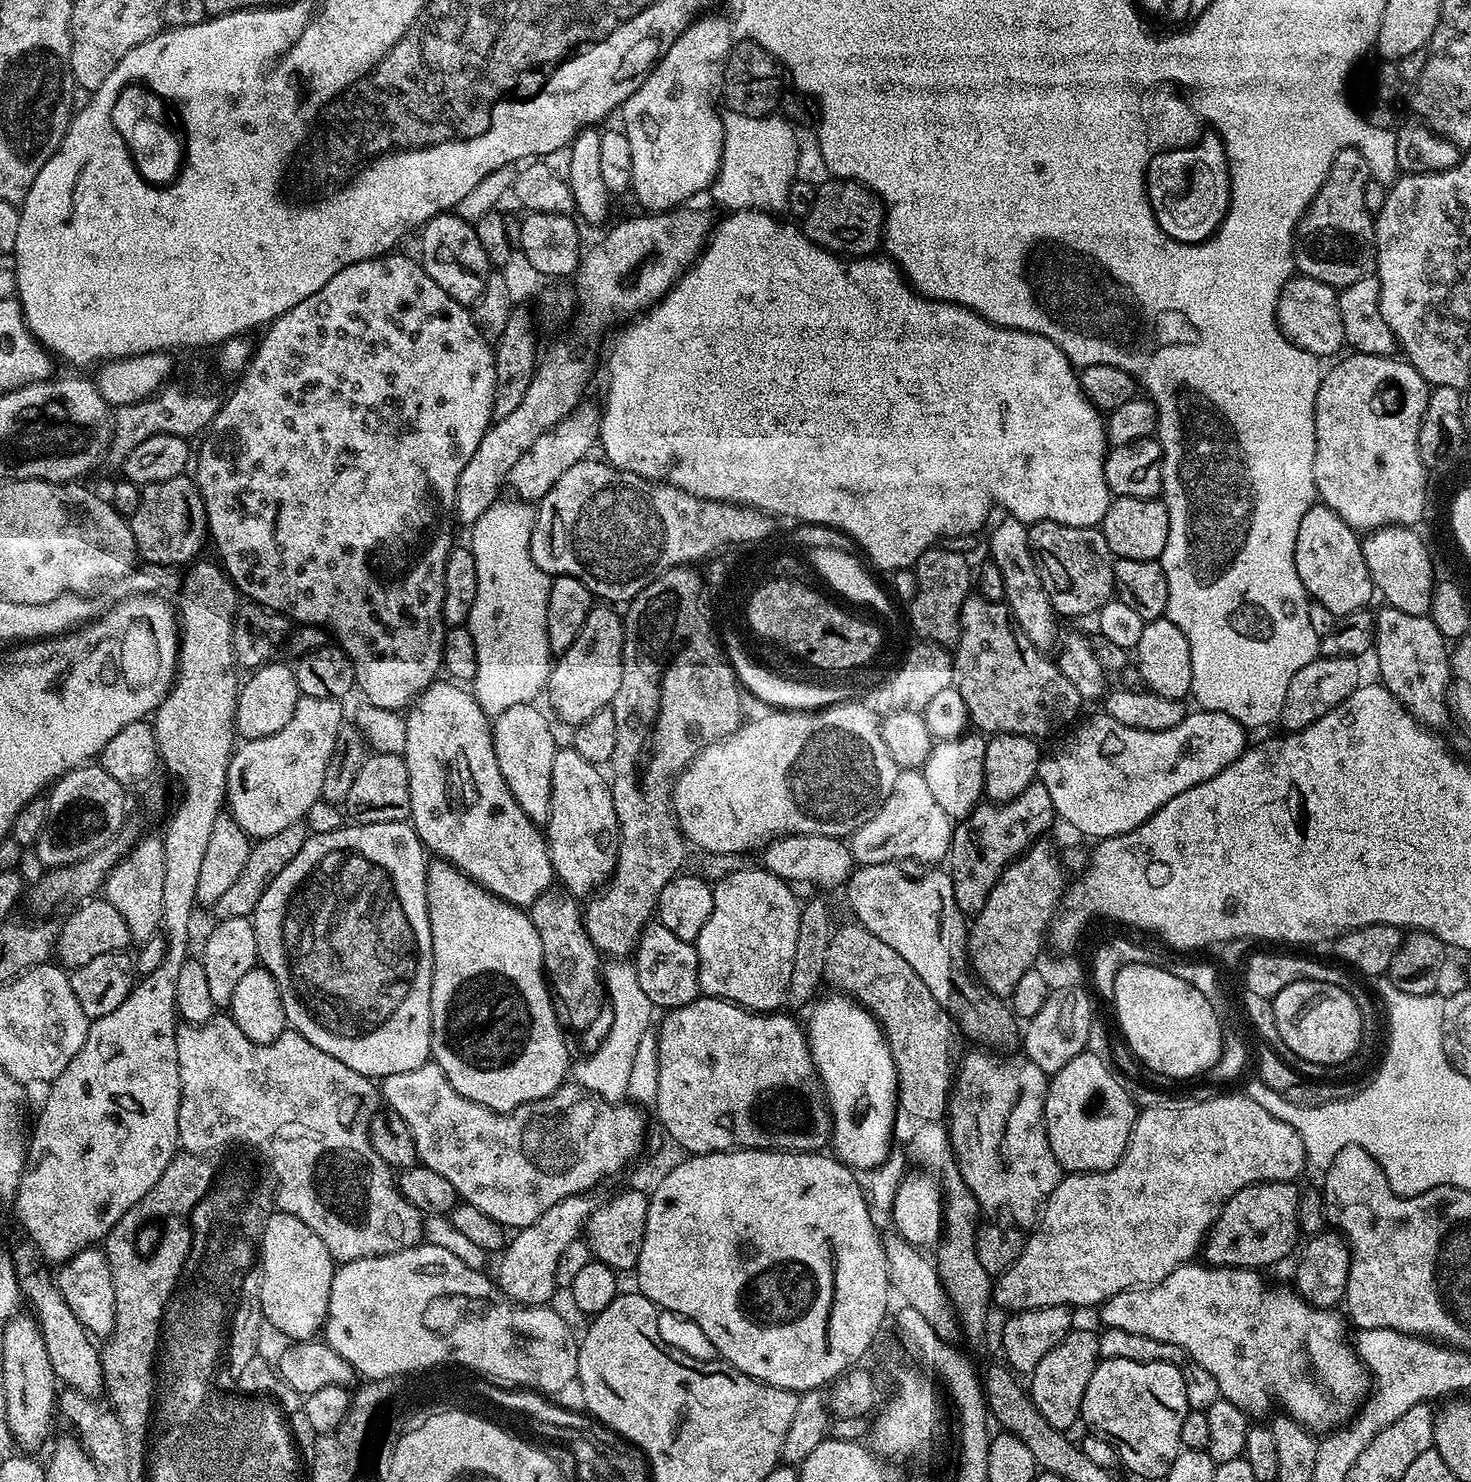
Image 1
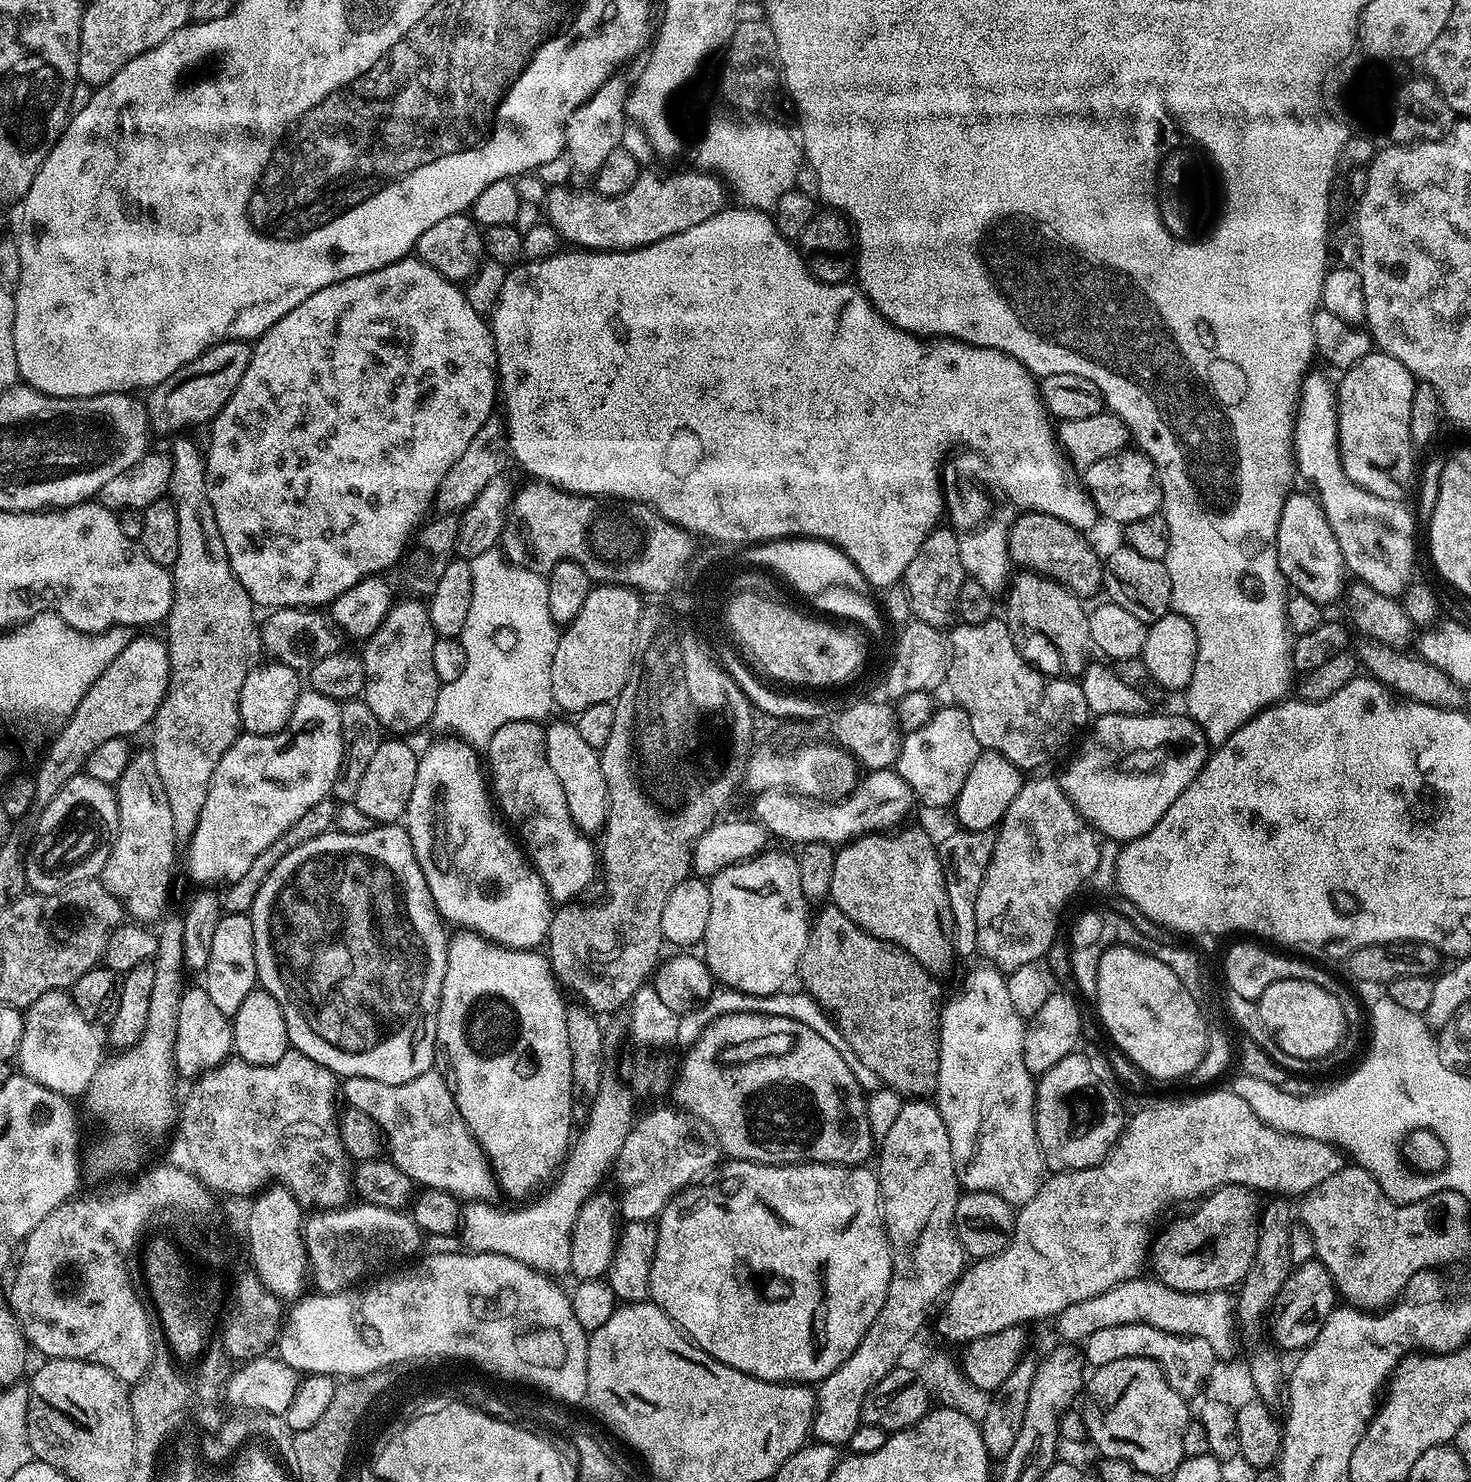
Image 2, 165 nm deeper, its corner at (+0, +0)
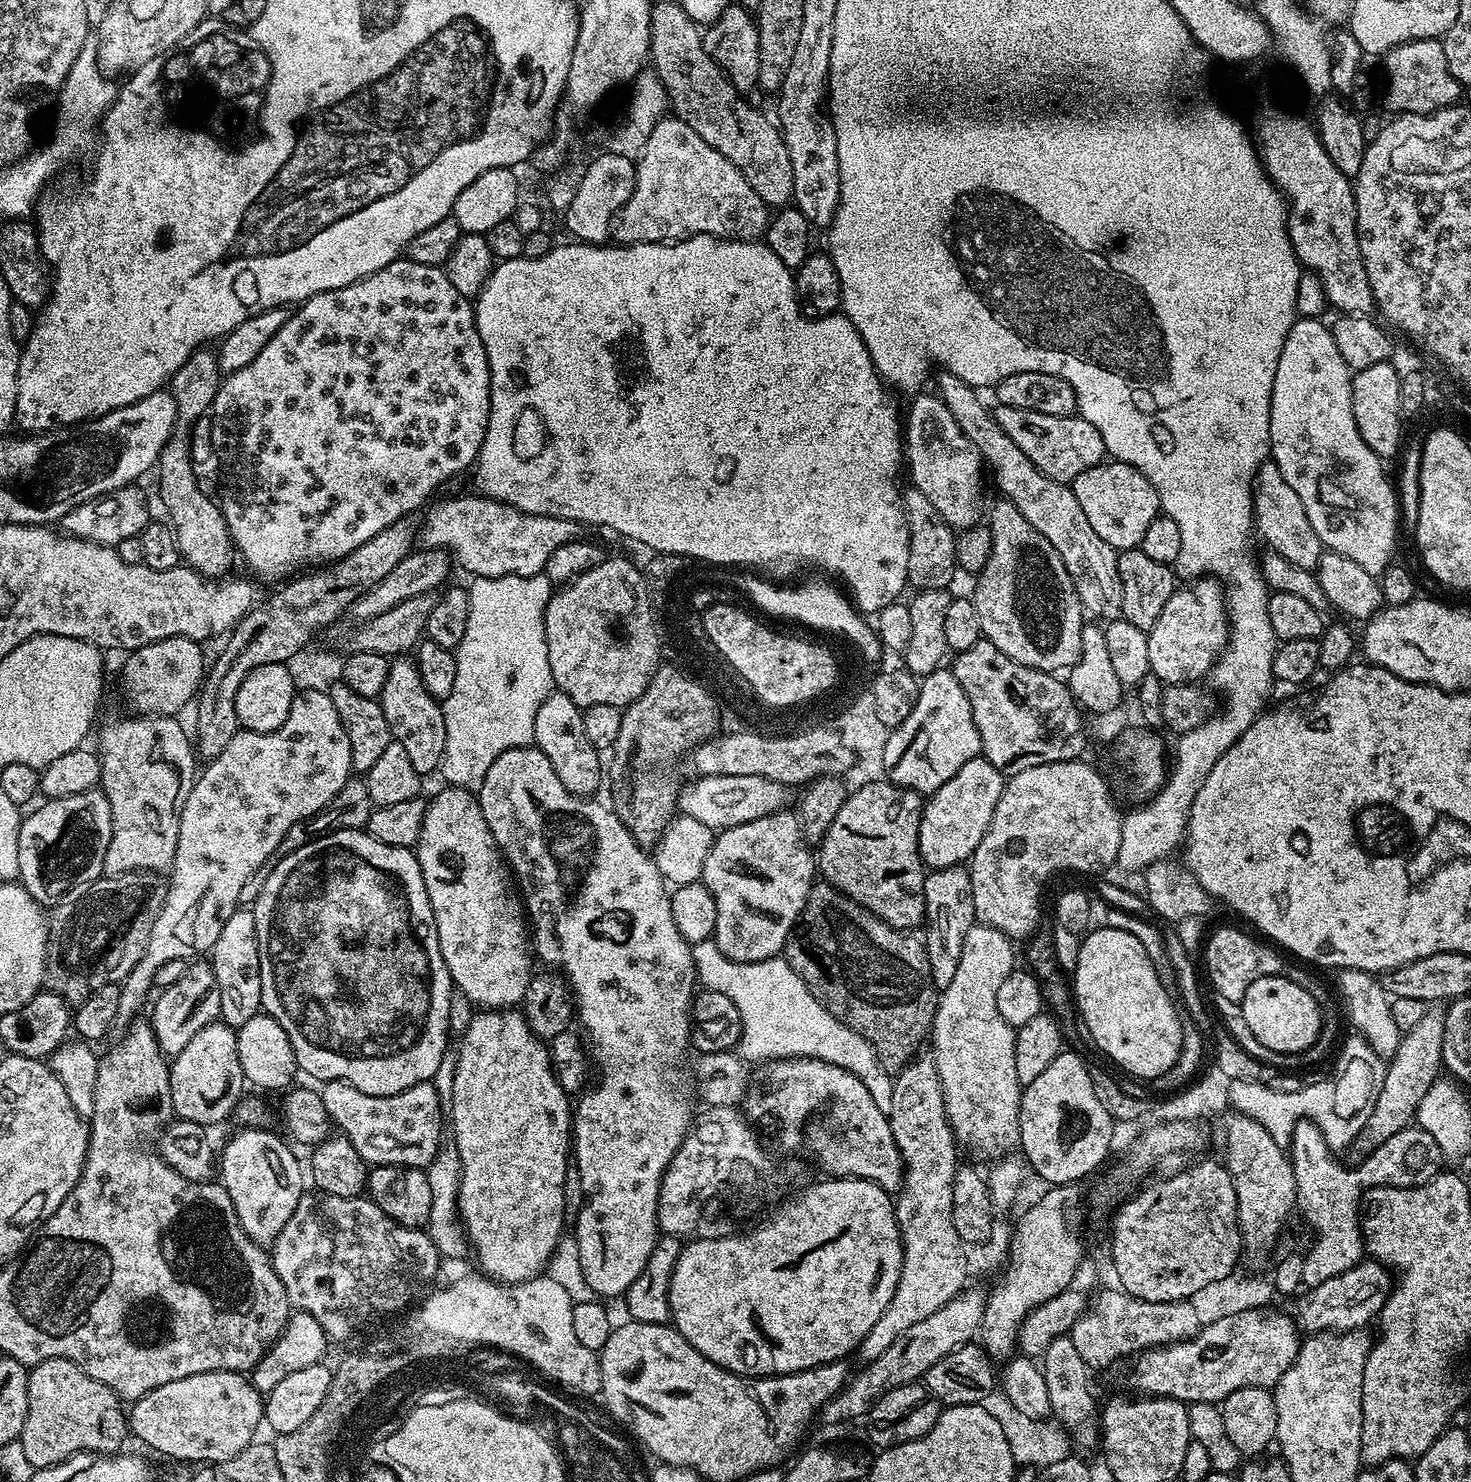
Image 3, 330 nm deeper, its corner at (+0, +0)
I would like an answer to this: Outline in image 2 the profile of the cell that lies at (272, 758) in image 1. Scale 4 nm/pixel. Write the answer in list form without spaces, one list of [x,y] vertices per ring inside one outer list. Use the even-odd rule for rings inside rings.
[[[304,690],[294,706],[294,714],[290,714],[290,722],[282,731],[269,736],[241,734],[236,737],[230,750],[222,754],[218,766],[214,766],[206,806],[202,806],[198,826],[186,844],[188,876],[194,883],[202,884],[198,886],[227,886],[238,882],[254,858],[258,858],[274,838],[282,838],[282,834],[286,834],[286,830],[290,830],[290,826],[294,826],[310,806],[329,799],[335,780],[344,767],[345,743],[340,709],[341,705],[326,694]]]

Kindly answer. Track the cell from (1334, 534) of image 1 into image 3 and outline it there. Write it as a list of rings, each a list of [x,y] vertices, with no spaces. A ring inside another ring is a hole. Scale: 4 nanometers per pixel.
[[[1265,462],[1256,471],[1256,479],[1252,489],[1252,519],[1255,531],[1268,543],[1271,551],[1282,554],[1294,566],[1315,570],[1320,564],[1322,545],[1318,534],[1314,534],[1314,526],[1310,526],[1310,518],[1306,518],[1306,506],[1302,506],[1302,498],[1294,494],[1282,478],[1282,470],[1274,462]]]

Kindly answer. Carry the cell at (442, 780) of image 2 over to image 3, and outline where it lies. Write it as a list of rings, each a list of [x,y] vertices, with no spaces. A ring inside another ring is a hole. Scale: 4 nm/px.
[[[453,786],[441,789],[436,797],[428,800],[420,842],[414,851],[424,875],[430,906],[434,910],[442,958],[459,995],[484,1010],[508,1010],[523,1001],[528,983],[534,979],[534,956],[530,951],[530,928],[526,923],[526,912],[510,879],[506,861],[494,842],[494,834],[490,834],[490,826],[486,826],[477,793]]]

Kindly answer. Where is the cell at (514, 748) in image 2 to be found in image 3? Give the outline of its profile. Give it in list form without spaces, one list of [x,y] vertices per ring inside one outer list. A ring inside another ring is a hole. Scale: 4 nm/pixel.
[[[535,746],[527,748],[511,748],[506,754],[498,754],[494,758],[494,766],[486,770],[482,786],[478,790],[480,809],[486,818],[486,826],[490,826],[490,834],[494,834],[494,842],[504,857],[519,891],[522,893],[522,904],[526,909],[527,919],[530,921],[530,936],[534,941],[534,952],[548,964],[556,968],[564,968],[567,983],[574,989],[574,1012],[580,1018],[580,1024],[592,1035],[592,1052],[602,1067],[608,1068],[597,1088],[592,1088],[580,1101],[575,1101],[572,1114],[572,1139],[574,1145],[574,1172],[580,1175],[580,1188],[588,1197],[576,1216],[574,1235],[578,1246],[578,1258],[582,1266],[582,1274],[586,1274],[586,1282],[596,1291],[597,1297],[623,1297],[628,1287],[642,1274],[642,1266],[650,1258],[658,1239],[658,1225],[656,1211],[658,1210],[658,1194],[664,1171],[674,1158],[678,1146],[682,1146],[688,1129],[694,1123],[694,1111],[684,1088],[676,1084],[680,1080],[680,1072],[676,1067],[684,1056],[684,1051],[690,1048],[688,1035],[693,1035],[692,997],[698,991],[696,967],[692,957],[692,945],[688,944],[682,934],[678,934],[678,926],[674,926],[672,913],[672,897],[666,887],[666,881],[656,869],[655,859],[643,852],[641,841],[633,838],[630,830],[620,821],[611,807],[603,808],[592,798],[572,796],[566,786],[562,786],[558,774],[554,774],[554,766],[550,766],[550,758],[542,754],[542,750]]]

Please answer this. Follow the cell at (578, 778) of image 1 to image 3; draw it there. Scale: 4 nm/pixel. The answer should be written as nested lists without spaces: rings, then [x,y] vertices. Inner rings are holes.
[[[556,690],[547,696],[534,718],[535,747],[550,758],[550,766],[554,766],[554,774],[558,774],[562,786],[570,790],[572,796],[585,798],[595,797],[600,788],[600,760],[601,753],[590,746],[586,738],[586,730],[582,726],[582,709],[574,703],[565,692]]]

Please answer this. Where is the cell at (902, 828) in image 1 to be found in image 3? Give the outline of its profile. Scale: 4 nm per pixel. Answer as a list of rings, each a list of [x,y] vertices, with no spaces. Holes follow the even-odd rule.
[[[701,775],[692,789],[682,796],[683,815],[702,822],[702,826],[710,826],[714,830],[723,830],[742,826],[746,822],[754,822],[758,818],[772,816],[781,811],[788,800],[790,788],[770,778],[705,776]]]

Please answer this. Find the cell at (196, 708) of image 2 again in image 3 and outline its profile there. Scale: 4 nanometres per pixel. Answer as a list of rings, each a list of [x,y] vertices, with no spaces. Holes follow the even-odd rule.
[[[201,346],[175,372],[170,381],[170,391],[176,406],[176,425],[172,436],[160,452],[160,500],[168,507],[167,519],[176,532],[178,550],[183,563],[205,578],[224,578],[229,575],[234,560],[232,536],[220,513],[220,505],[204,493],[196,468],[192,465],[192,427],[200,415],[207,413],[222,383],[220,357],[211,347]]]

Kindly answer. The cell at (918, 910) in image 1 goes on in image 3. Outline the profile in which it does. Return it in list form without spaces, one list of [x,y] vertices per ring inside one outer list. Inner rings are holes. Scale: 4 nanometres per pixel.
[[[891,782],[862,786],[856,792],[848,793],[842,810],[838,810],[838,814],[834,814],[834,822],[830,822],[826,838],[818,845],[819,875],[843,896],[850,897],[867,912],[873,912],[879,920],[885,920],[892,928],[916,930],[924,922],[926,865],[920,856],[918,842],[921,811],[921,793],[900,788]]]

